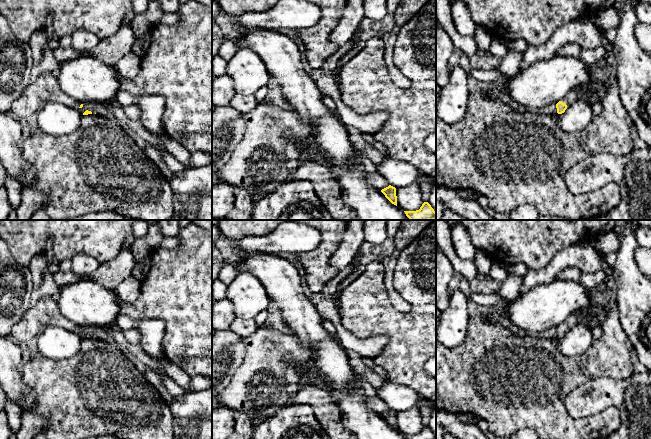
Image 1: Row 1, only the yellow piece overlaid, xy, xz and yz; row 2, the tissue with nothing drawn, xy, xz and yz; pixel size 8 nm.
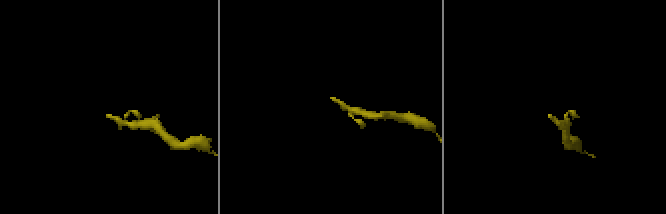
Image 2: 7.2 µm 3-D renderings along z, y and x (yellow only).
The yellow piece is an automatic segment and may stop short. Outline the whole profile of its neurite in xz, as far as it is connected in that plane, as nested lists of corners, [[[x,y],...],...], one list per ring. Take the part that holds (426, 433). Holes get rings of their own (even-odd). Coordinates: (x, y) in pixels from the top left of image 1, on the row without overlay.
[[[424,426],[419,434],[404,436],[406,439],[436,439],[436,436],[428,426]]]

